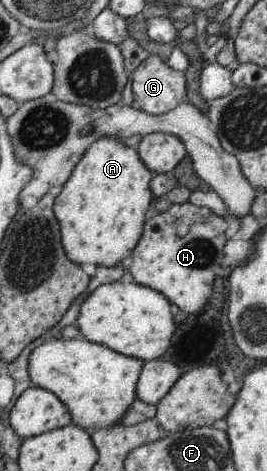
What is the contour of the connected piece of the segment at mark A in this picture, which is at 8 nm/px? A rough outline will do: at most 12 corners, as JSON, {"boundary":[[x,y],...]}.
{"boundary":[[91,143],[53,201],[66,257],[125,264],[154,201],[136,150]]}

